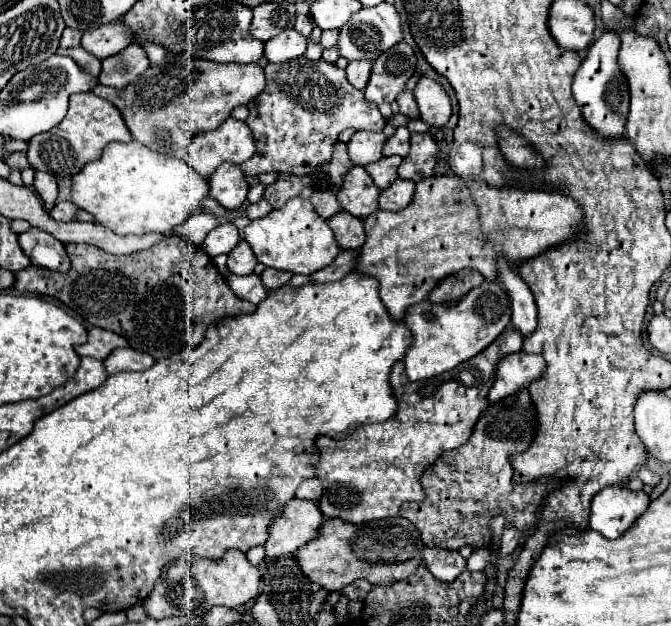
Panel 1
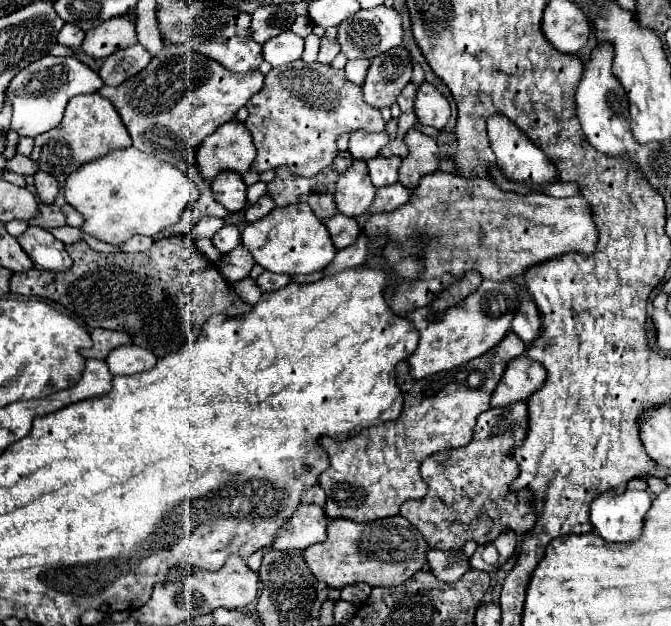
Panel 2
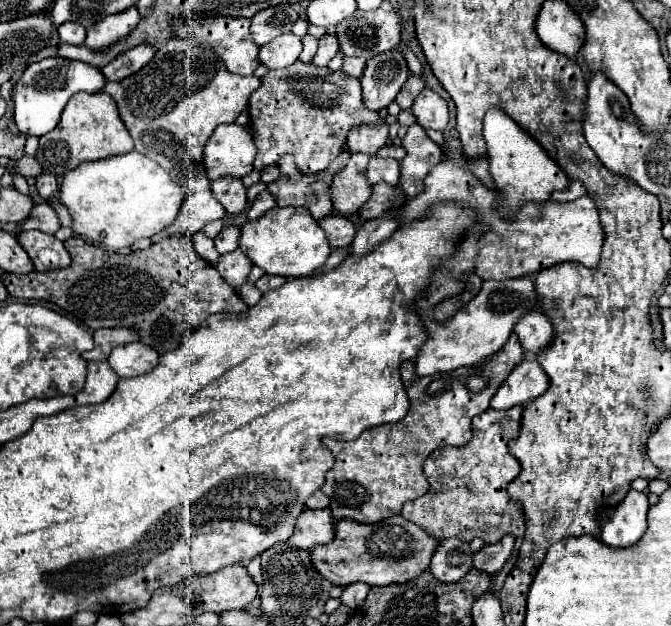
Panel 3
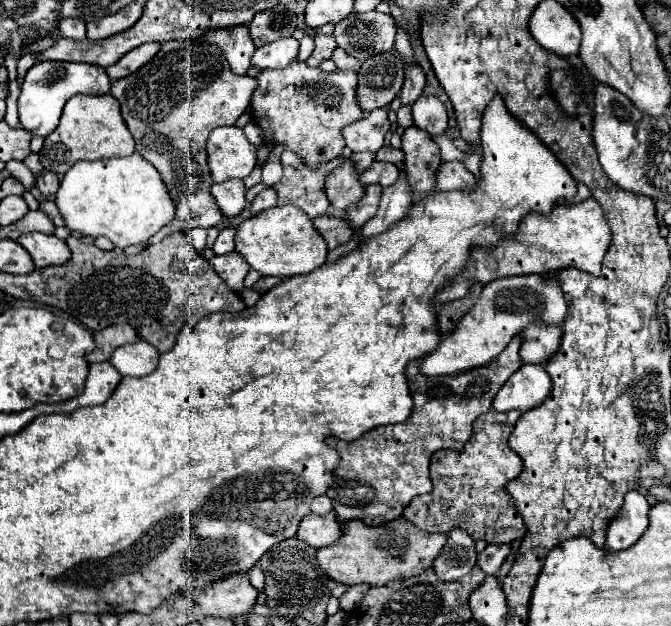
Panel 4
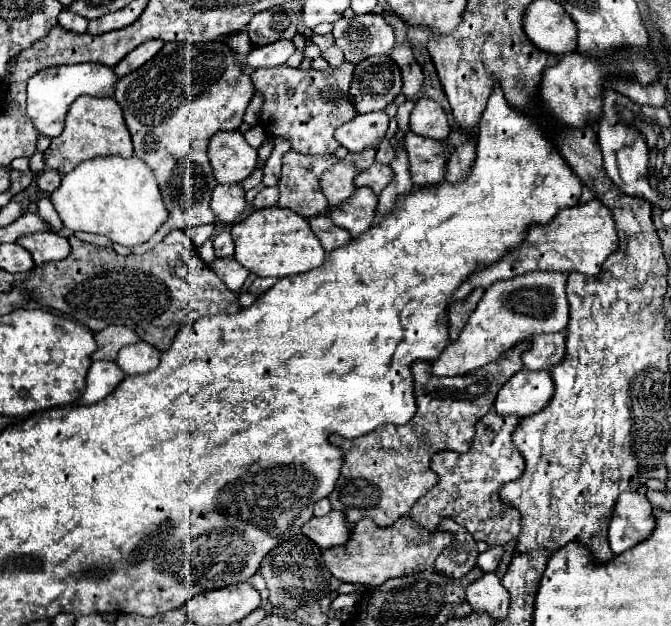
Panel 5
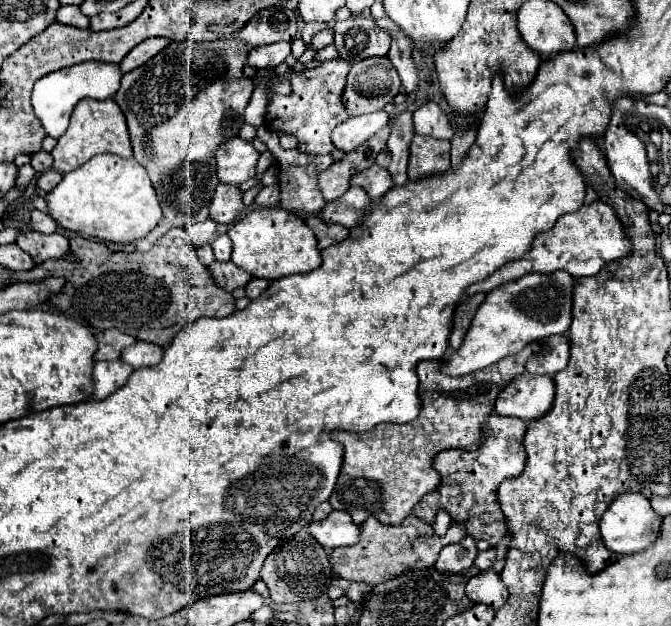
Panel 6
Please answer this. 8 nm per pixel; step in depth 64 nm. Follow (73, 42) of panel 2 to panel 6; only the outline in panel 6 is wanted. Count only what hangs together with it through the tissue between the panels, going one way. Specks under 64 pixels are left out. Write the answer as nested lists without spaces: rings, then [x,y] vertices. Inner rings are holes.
[[[60,6],[56,12],[56,22],[76,26],[76,28],[88,28],[88,16],[80,12],[78,6]]]

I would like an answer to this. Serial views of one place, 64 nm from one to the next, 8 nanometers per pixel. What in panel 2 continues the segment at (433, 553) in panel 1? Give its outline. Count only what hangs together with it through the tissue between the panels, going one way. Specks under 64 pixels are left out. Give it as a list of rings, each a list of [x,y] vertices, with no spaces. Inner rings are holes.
[[[432,548],[428,552],[428,564],[432,574],[444,582],[456,582],[470,570],[468,558],[460,548],[452,548],[452,550]]]

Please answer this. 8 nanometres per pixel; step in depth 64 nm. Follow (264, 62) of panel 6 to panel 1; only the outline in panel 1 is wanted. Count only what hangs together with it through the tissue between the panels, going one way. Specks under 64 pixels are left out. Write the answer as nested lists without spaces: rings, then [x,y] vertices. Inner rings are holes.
[[[286,30],[264,44],[264,56],[270,62],[286,62],[300,58],[306,52],[306,38],[296,30]]]

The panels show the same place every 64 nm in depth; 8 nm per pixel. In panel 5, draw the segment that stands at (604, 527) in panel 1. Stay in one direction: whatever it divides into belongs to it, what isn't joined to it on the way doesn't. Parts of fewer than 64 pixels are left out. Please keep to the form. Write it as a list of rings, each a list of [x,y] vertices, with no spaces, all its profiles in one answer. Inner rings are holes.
[[[622,492],[618,496],[612,518],[608,522],[608,544],[614,554],[622,554],[650,538],[654,530],[654,514],[648,498],[640,492]]]

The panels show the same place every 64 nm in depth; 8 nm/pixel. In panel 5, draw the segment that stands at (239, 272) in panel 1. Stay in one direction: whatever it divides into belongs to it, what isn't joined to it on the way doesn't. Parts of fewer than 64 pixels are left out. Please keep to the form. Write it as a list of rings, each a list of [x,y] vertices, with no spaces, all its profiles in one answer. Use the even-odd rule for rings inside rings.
[[[232,256],[226,258],[226,260],[216,258],[210,266],[212,266],[212,270],[216,272],[216,276],[226,284],[226,288],[230,288],[232,292],[238,292],[238,290],[244,286],[248,274],[250,274],[250,272],[246,272],[246,268],[242,268]]]

